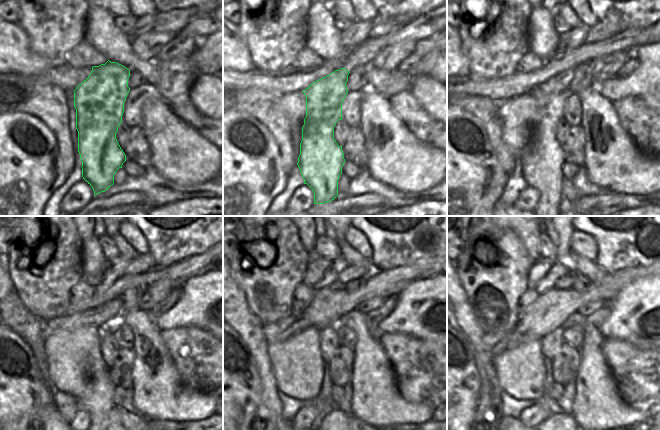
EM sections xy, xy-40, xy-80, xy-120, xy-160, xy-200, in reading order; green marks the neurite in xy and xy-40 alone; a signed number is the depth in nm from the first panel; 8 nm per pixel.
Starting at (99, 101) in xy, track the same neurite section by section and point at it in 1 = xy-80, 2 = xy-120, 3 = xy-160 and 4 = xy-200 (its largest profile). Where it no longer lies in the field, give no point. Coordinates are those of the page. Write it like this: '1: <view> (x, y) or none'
1: xy-80 (542, 161)
2: xy-120 (97, 399)
3: xy-160 (324, 401)
4: xy-200 (548, 382)

